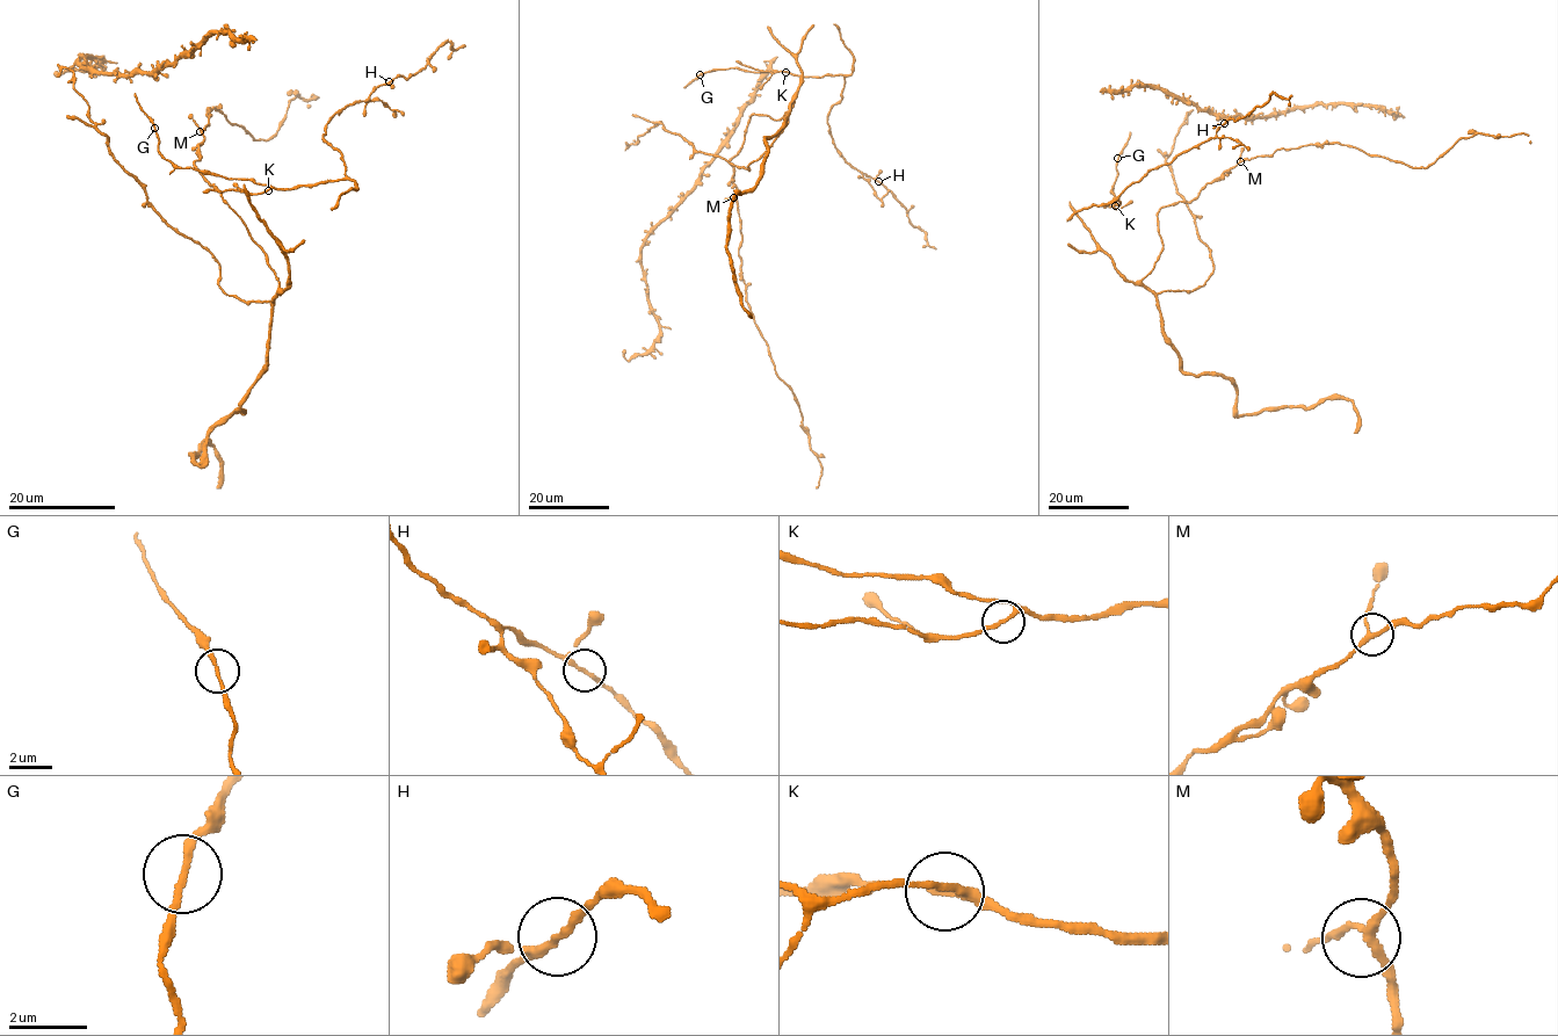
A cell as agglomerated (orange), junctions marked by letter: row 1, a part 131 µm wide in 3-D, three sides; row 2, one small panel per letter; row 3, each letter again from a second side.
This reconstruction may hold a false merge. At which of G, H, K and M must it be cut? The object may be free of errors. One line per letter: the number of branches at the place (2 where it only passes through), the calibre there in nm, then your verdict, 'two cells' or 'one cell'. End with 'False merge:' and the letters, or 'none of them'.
G: 2 branches meet; 170 nm thick; one cell
H: 3 branches meet; 150 nm thick; one cell
K: 3 branches meet; 170 nm thick; one cell
M: 3 branches meet; 190 nm thick; one cell
False merge: none of them

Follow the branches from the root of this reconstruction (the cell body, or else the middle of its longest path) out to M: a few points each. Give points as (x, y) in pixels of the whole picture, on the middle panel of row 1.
M: (751, 115), (743, 146), (730, 161), (737, 188), (733, 197)

